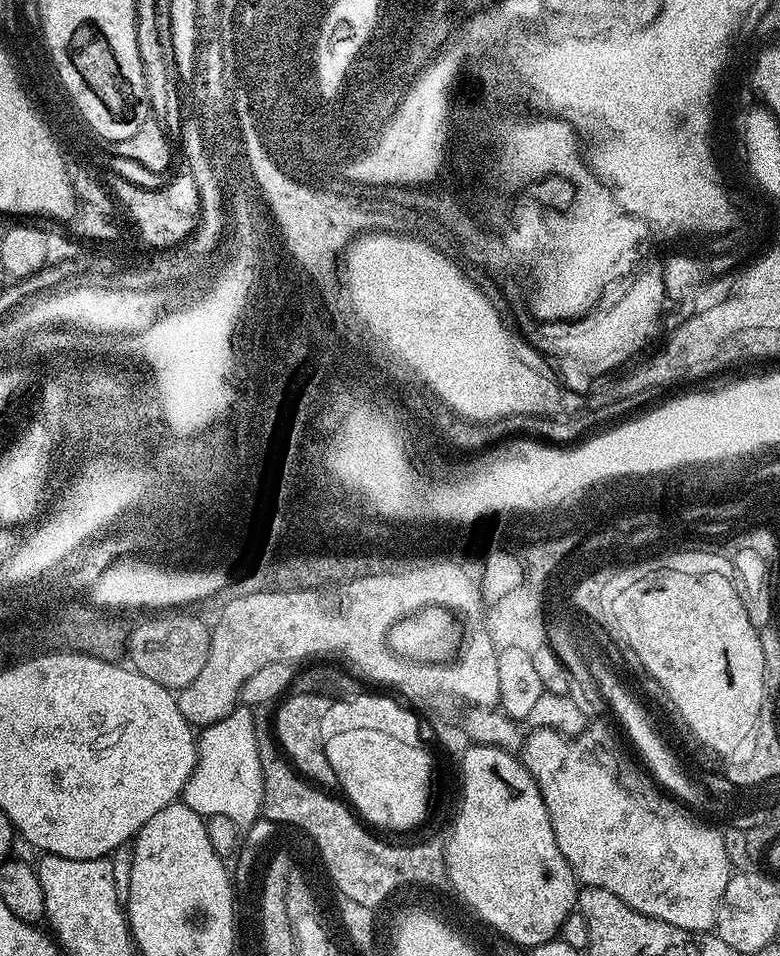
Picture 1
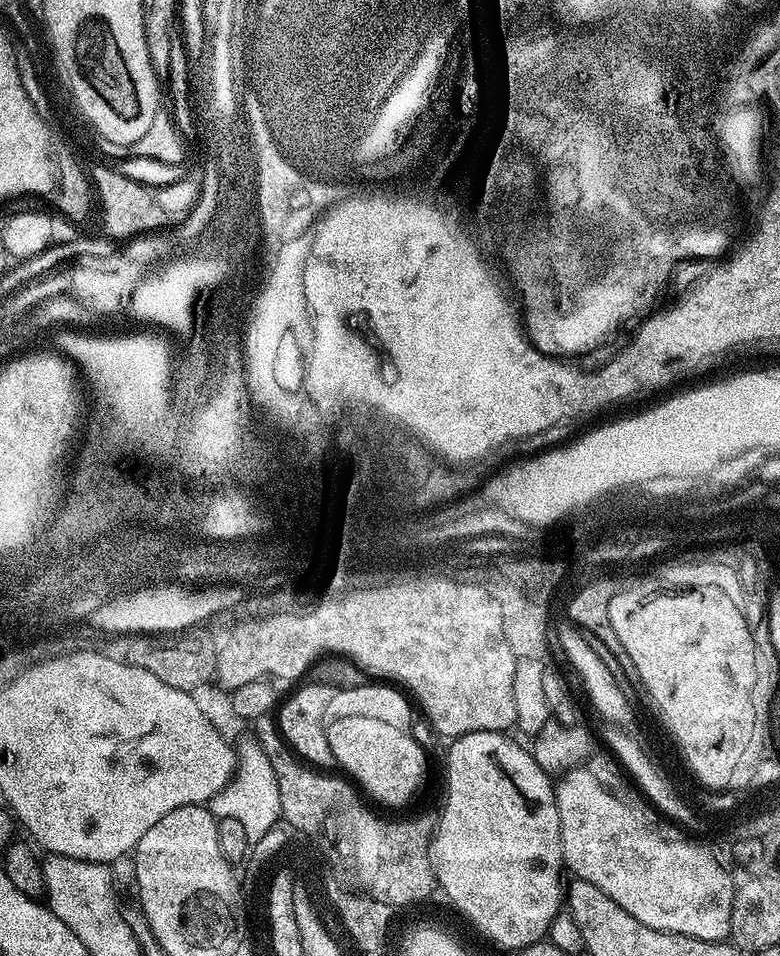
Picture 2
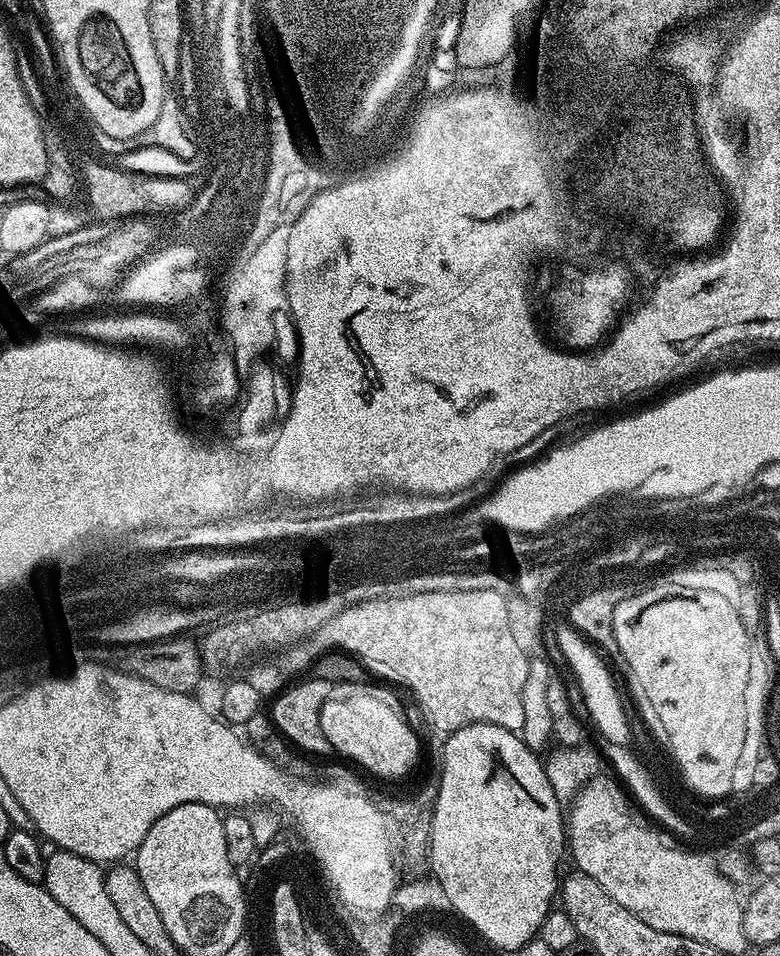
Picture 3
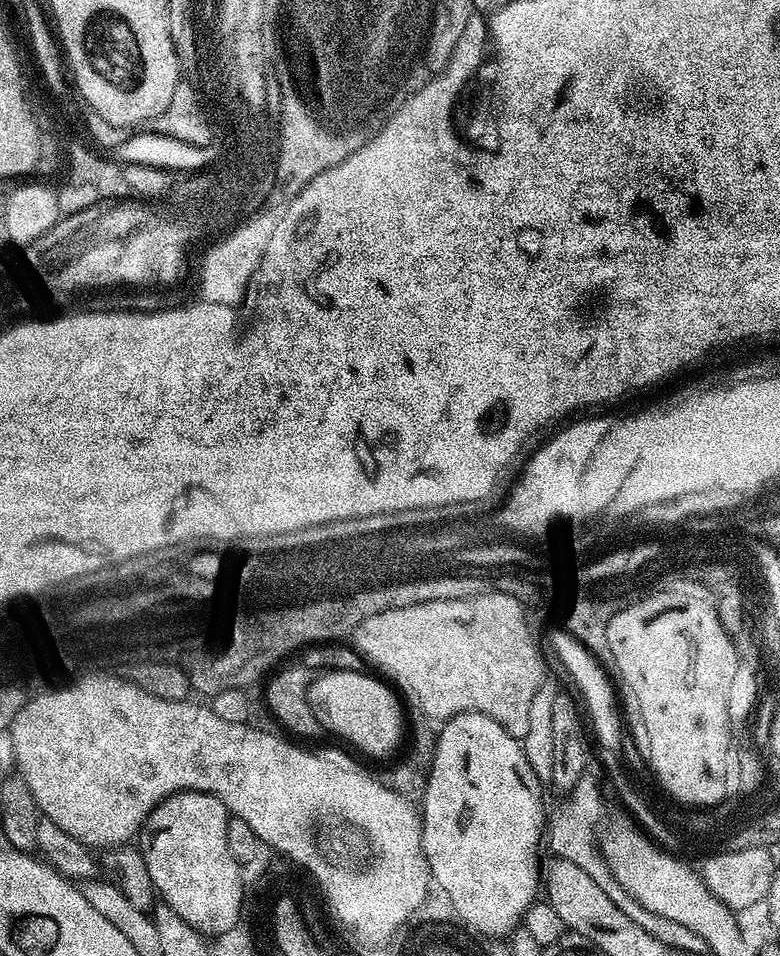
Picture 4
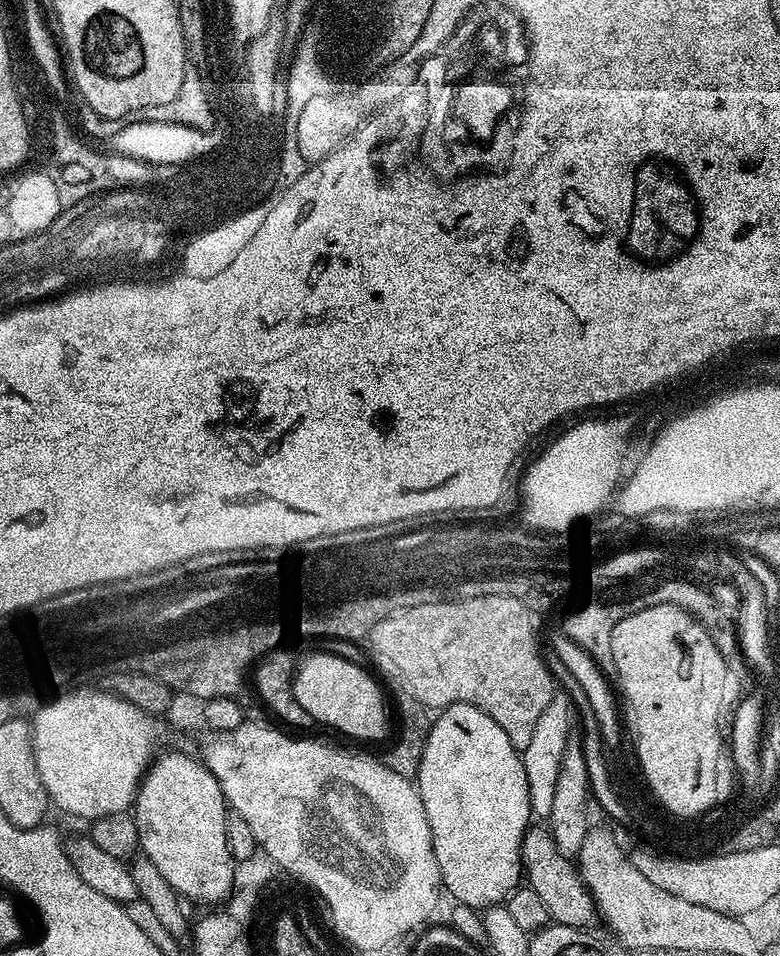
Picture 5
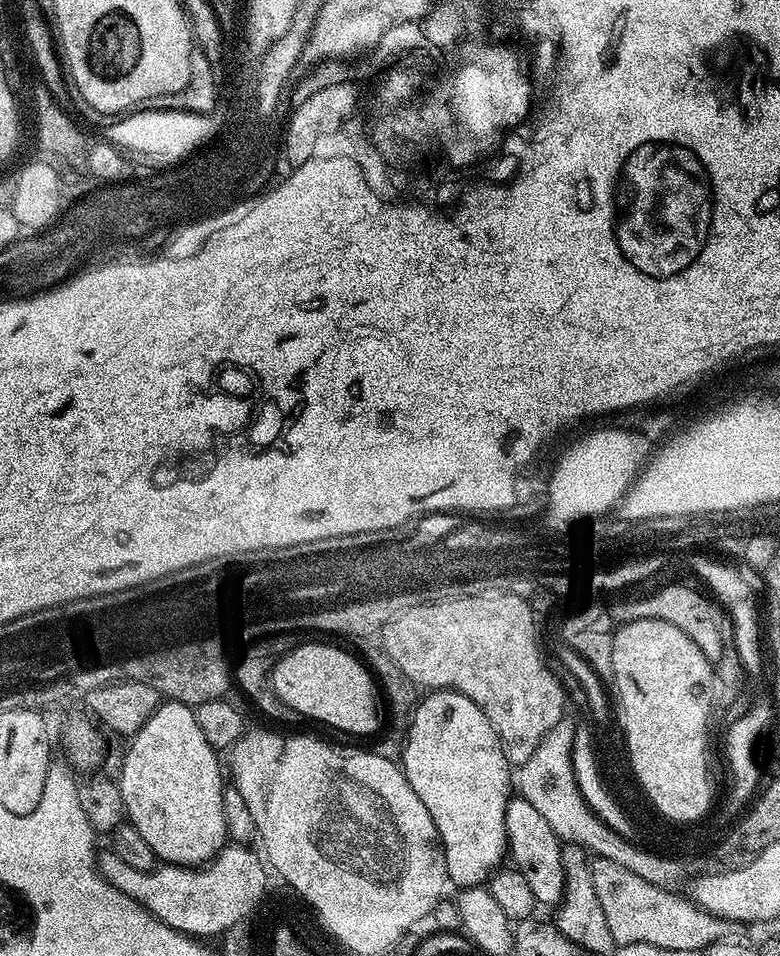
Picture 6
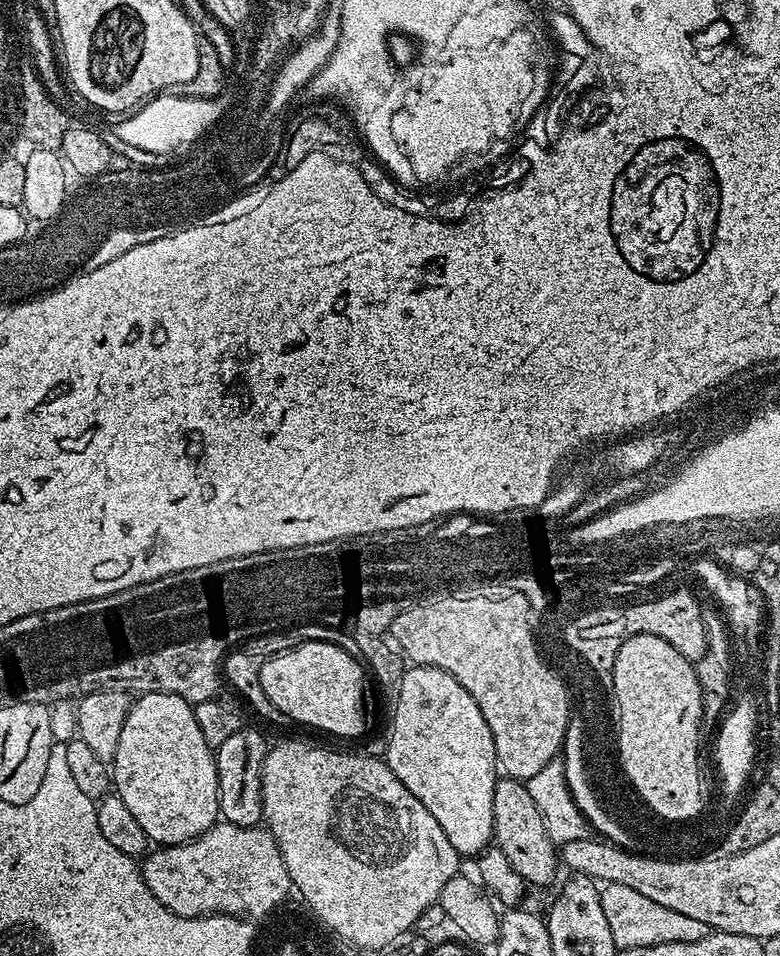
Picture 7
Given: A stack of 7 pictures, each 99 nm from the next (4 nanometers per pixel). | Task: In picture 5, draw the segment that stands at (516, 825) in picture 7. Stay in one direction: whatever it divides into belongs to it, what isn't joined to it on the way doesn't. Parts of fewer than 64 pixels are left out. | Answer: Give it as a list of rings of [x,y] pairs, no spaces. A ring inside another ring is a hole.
[[[529,827],[522,838],[520,862],[527,887],[532,888],[534,894],[538,894],[538,898],[542,898],[549,917],[555,923],[587,929],[588,923],[594,918],[597,919],[596,904],[592,900],[590,890],[584,884],[584,879],[580,877],[577,865],[569,857],[564,856],[562,850],[558,850],[547,827]]]

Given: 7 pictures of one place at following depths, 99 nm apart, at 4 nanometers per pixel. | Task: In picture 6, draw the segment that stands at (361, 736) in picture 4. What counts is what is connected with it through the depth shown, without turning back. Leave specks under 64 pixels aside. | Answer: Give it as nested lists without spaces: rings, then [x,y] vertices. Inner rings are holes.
[[[300,644],[295,645],[291,649],[294,653],[294,660],[287,660],[283,655],[277,660],[276,666],[272,671],[272,688],[278,694],[278,698],[282,698],[282,702],[286,702],[286,706],[290,706],[296,711],[297,717],[308,720],[317,720],[320,724],[325,724],[328,728],[337,728],[340,732],[349,732],[352,736],[368,736],[380,724],[380,712],[376,709],[376,692],[378,696],[378,688],[374,683],[374,676],[371,671],[363,663],[359,664],[350,653],[344,648],[335,648],[332,644]]]

